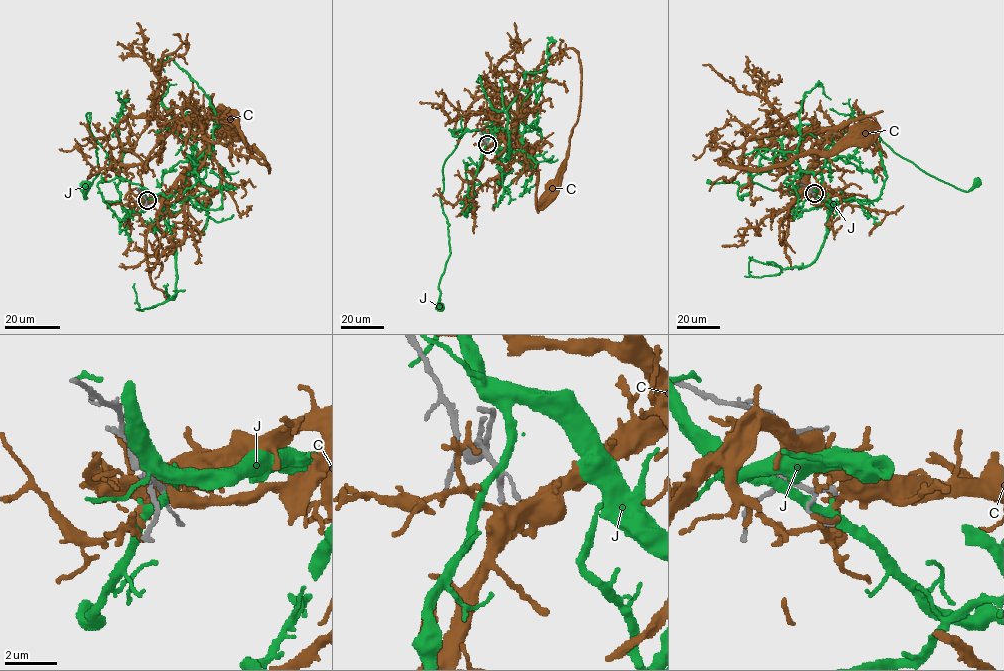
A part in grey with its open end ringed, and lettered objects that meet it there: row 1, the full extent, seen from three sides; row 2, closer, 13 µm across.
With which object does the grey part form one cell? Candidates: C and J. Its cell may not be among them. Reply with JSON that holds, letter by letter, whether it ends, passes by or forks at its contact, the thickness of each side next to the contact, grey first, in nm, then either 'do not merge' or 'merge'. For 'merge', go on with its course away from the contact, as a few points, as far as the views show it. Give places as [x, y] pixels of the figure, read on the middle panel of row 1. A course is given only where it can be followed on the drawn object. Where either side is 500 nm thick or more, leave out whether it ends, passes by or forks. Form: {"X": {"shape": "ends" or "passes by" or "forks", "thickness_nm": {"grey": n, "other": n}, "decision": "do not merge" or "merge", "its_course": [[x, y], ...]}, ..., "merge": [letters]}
{"C": {"shape": "passes by", "thickness_nm": {"grey": 170, "other": 480}, "decision": "merge", "its_course": [[487, 145], [514, 138], [531, 157], [517, 134], [529, 78], [572, 48], [581, 70], [578, 121], [549, 197]]}, "J": {"shape": "passes by", "thickness_nm": {"grey": 190, "other": 320}, "decision": "do not merge"}, "merge": ["C"]}

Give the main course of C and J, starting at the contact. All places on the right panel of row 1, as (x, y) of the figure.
C: (815, 192), (808, 171), (825, 130), (750, 136), (718, 159), (773, 168), (854, 144), (867, 133)
J: (812, 193), (799, 182), (801, 174), (834, 140), (859, 125), (923, 171), (961, 190), (979, 178)

